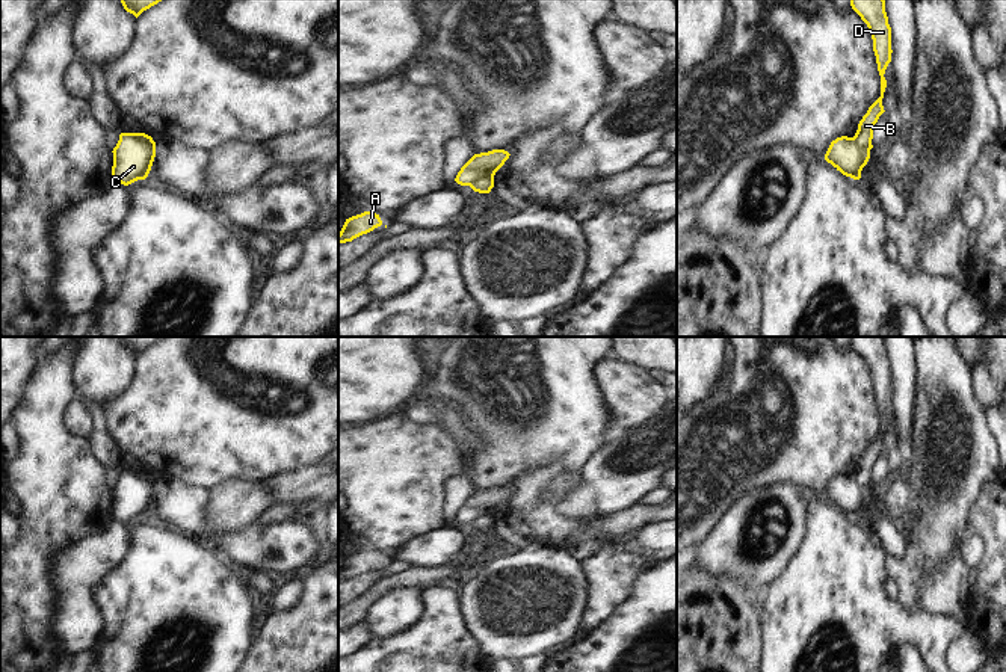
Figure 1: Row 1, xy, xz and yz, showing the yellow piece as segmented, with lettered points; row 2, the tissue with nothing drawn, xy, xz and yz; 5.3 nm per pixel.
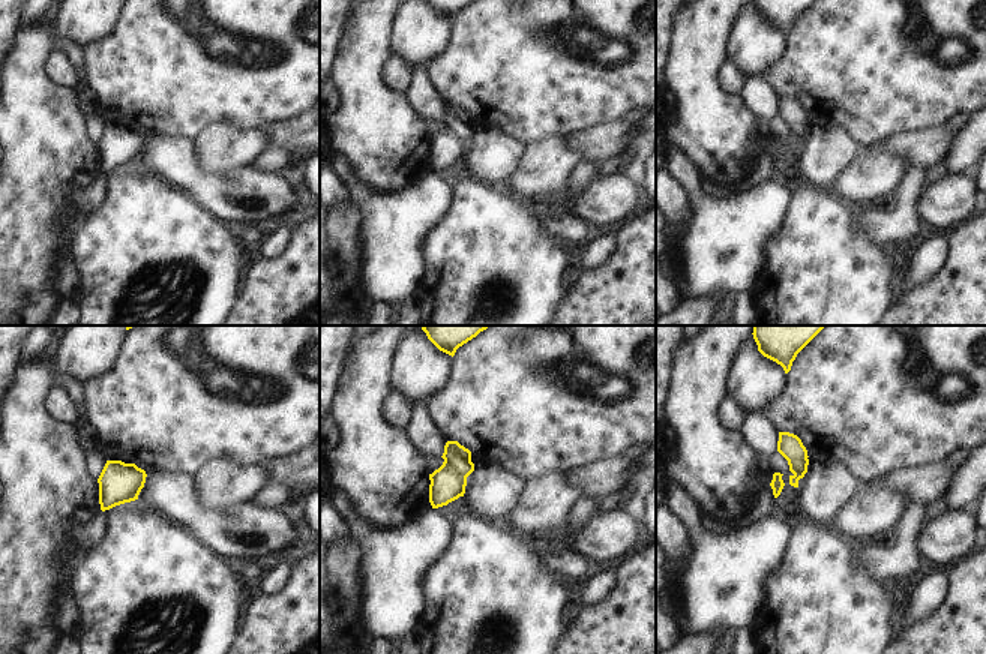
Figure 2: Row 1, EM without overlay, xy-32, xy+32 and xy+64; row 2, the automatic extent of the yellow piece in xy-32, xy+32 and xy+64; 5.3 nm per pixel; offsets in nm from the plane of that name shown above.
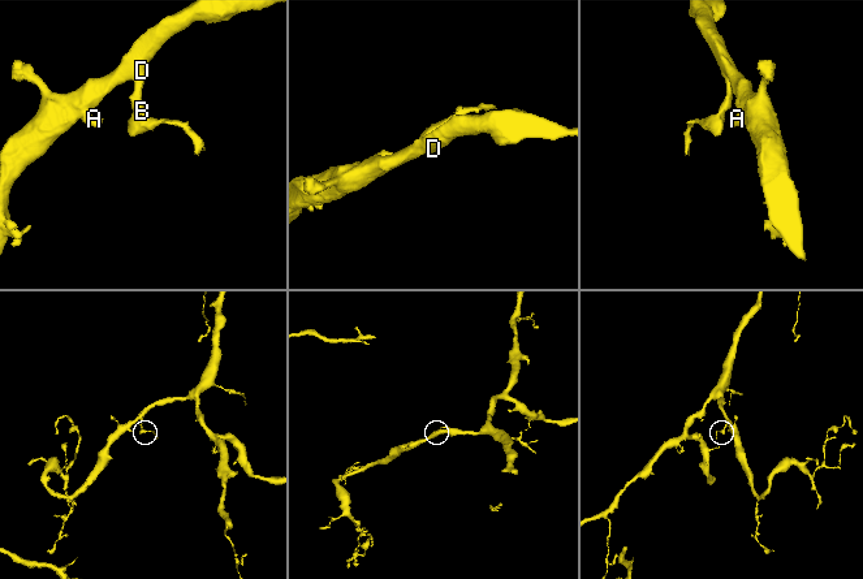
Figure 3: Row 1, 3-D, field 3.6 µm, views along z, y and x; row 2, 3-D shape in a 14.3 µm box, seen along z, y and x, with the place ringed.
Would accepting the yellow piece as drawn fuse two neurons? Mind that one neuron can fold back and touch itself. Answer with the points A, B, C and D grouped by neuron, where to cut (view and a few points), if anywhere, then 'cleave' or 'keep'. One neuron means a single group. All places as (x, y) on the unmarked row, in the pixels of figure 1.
A B D / C; cut in xz along (493, 515), (479, 515), (470, 524); cleave

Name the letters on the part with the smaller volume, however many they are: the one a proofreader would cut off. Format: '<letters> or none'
C

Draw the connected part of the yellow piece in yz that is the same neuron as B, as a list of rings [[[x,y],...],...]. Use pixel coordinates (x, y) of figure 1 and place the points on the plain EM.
[[[849,337],[852,347],[867,362],[873,378],[873,390],[876,394],[878,409],[881,414],[881,435],[869,445],[867,452],[858,462],[853,474],[859,488],[870,491],[873,486],[873,465],[879,455],[885,450],[882,444],[887,418],[884,415],[888,402],[891,400],[891,365],[885,350],[884,337]]]

